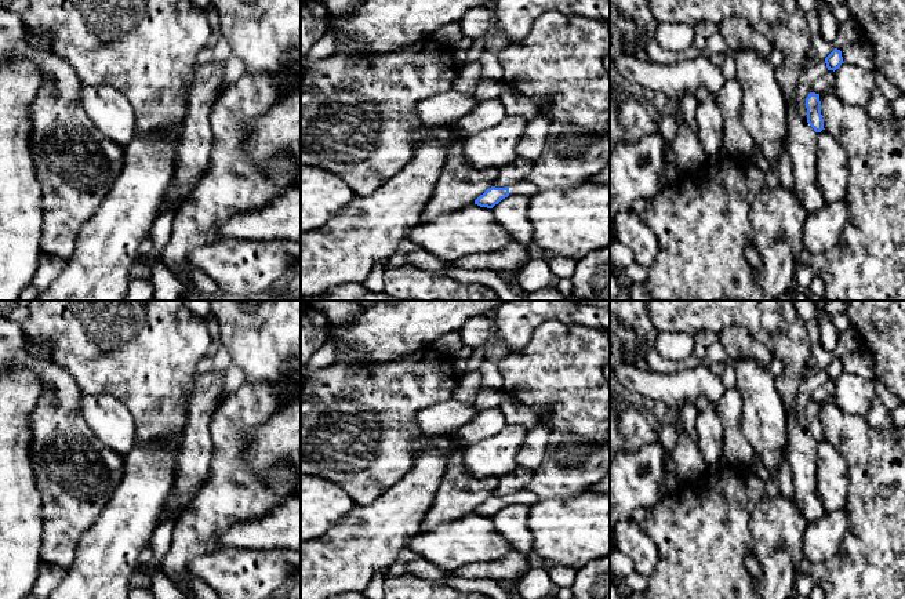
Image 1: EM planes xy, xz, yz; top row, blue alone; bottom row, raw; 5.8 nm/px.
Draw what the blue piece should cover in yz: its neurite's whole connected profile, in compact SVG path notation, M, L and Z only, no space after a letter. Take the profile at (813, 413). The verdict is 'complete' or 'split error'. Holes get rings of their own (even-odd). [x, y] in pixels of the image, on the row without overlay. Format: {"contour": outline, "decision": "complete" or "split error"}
{"contour": "M810 402L806 407L807 417L807 432L814 438L815 442L821 442L824 438L824 428L821 424L819 403Z", "decision": "complete"}

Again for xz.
{"contour": "M520 490L515 494L509 494L505 497L491 495L475 509L475 513L480 516L493 518L495 513L498 513L502 508L508 505L517 504L531 507L539 501L541 501L539 497L528 490Z", "decision": "split error"}

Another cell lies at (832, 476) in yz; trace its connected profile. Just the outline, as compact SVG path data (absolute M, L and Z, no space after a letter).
M826 440L817 442L817 490L826 512L846 509L850 476L843 455Z

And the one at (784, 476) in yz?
M786 457L781 458L777 473L779 494L788 500L795 495L795 486L792 483L792 469Z

